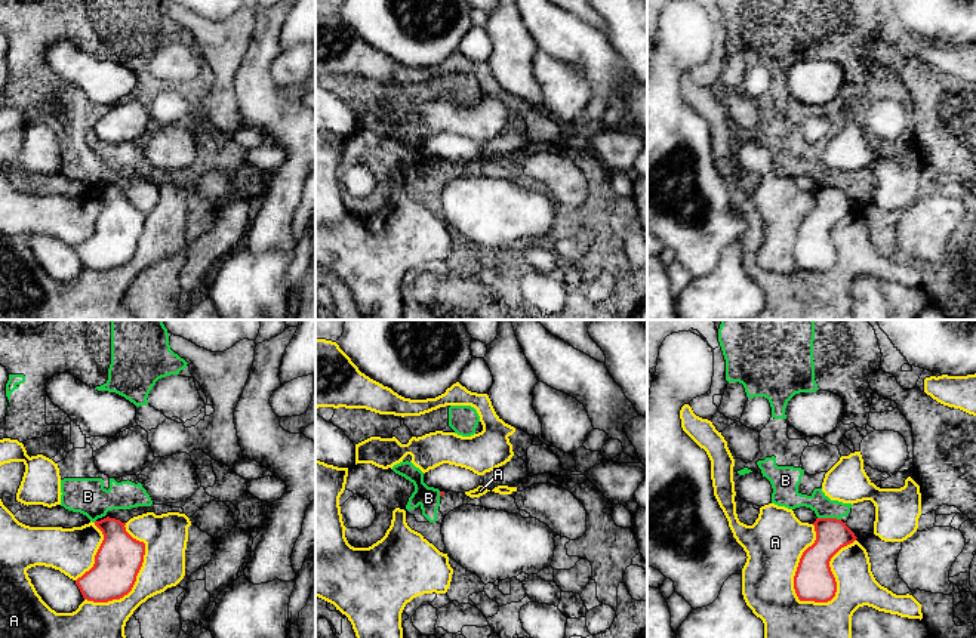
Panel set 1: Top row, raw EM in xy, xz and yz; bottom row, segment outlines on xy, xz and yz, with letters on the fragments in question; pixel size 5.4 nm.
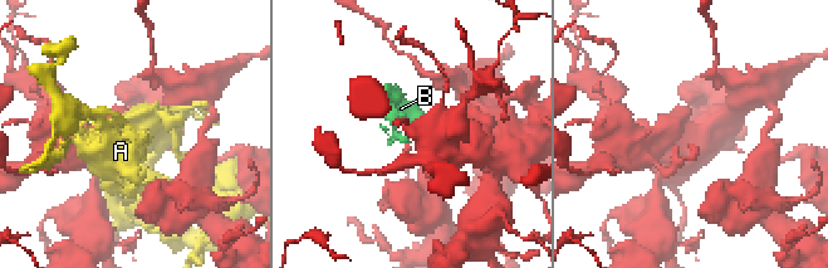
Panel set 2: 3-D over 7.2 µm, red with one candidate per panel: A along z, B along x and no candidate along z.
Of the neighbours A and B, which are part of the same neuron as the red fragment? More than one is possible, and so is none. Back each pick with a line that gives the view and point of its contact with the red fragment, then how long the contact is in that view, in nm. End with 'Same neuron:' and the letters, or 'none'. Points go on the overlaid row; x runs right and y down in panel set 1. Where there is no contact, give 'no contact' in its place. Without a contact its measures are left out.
Same neuron: none

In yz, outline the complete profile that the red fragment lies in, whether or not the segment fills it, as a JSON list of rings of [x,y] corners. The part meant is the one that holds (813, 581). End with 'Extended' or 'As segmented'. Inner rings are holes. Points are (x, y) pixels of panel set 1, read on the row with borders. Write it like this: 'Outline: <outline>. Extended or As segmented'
Outline: [[[816,518],[816,540],[798,563],[794,589],[800,601],[828,602],[835,597],[837,582],[831,571],[831,558],[858,537],[837,518]]]. As segmented

